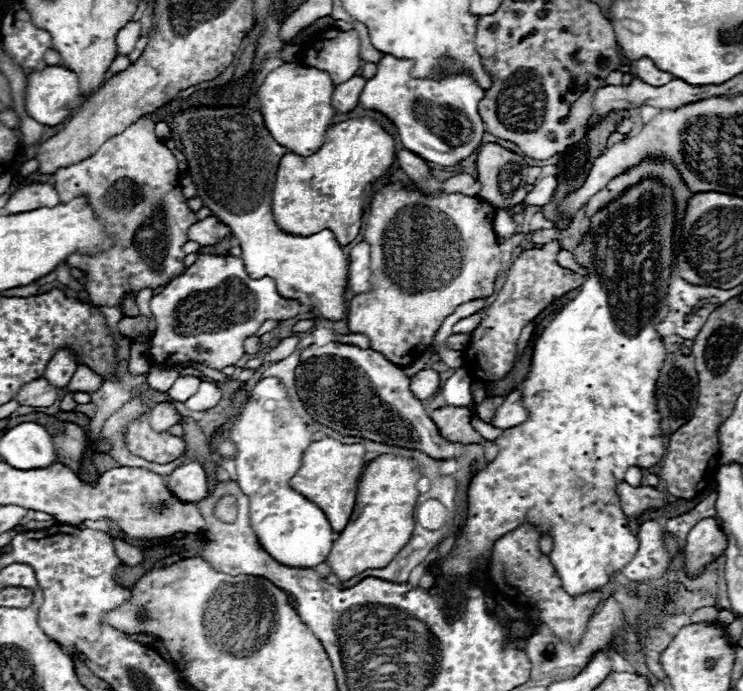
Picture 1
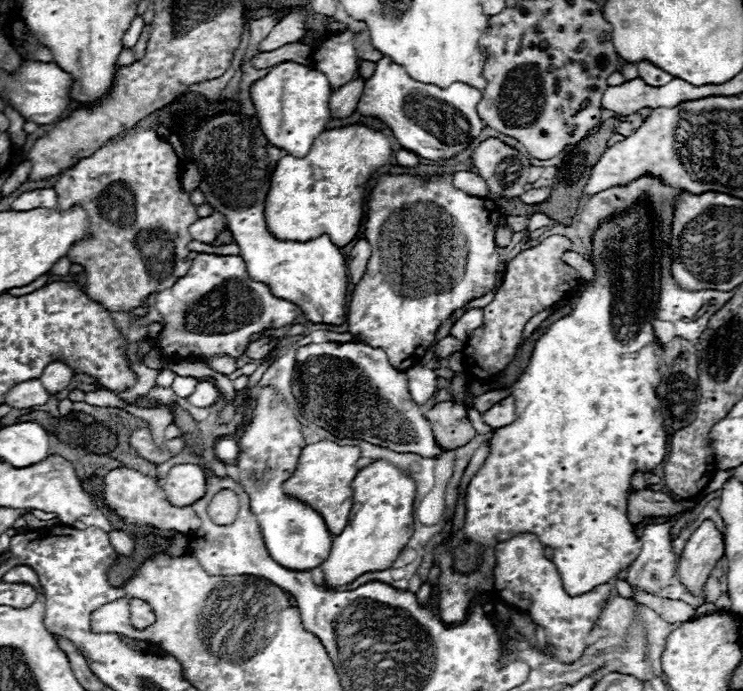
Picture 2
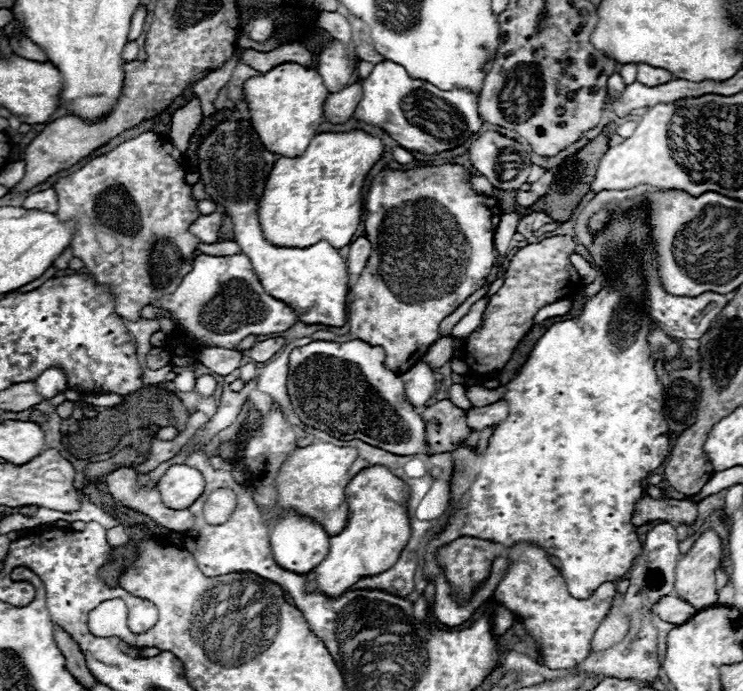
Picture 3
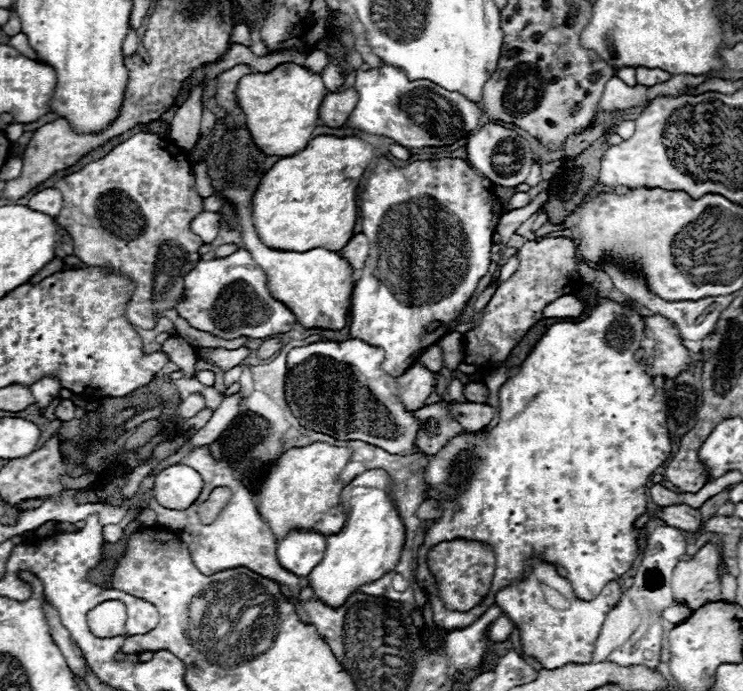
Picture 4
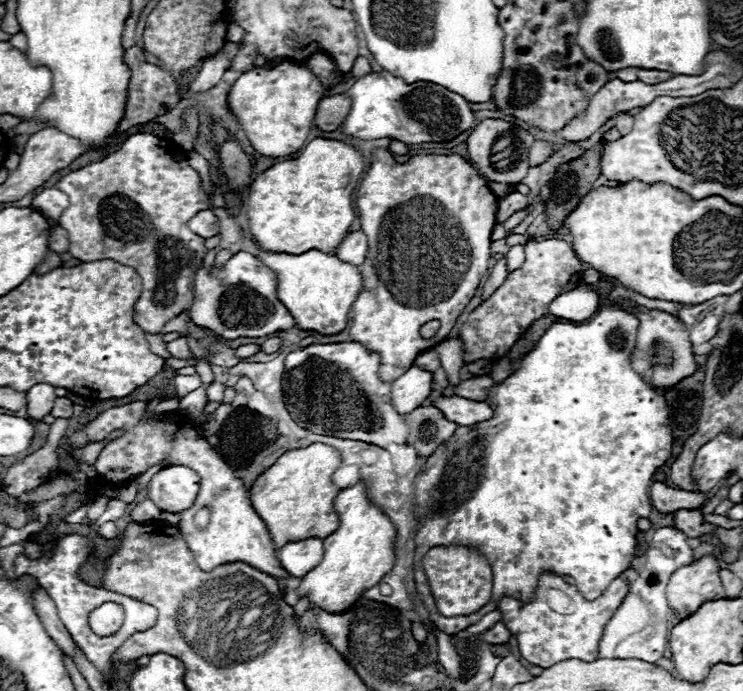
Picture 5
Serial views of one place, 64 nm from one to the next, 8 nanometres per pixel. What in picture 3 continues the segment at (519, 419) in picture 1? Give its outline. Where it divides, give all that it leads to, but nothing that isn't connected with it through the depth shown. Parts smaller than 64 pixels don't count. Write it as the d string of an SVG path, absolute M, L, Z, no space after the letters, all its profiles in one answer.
M502 400L490 404L490 406L482 406L482 408L472 406L470 410L466 410L466 422L472 432L482 430L492 424L500 424L506 416L508 416L508 408L506 408L506 402L502 402Z

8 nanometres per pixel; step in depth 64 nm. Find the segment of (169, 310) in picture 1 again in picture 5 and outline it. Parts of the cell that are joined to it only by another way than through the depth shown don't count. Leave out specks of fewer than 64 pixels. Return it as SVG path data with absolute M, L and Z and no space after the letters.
M248 252L234 254L222 270L206 270L202 266L194 284L194 304L188 310L190 318L198 326L212 330L226 340L236 340L240 336L264 338L278 330L290 330L296 326L288 308L276 296L276 274Z

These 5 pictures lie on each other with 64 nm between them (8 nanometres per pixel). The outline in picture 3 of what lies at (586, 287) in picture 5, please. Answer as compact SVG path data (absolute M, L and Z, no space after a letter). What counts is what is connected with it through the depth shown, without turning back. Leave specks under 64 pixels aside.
M560 298L560 300L556 300L556 302L552 302L552 304L544 306L544 308L538 312L538 316L534 316L534 324L540 324L540 322L542 322L542 320L546 320L546 318L564 316L564 314L568 314L570 310L572 310L572 300Z

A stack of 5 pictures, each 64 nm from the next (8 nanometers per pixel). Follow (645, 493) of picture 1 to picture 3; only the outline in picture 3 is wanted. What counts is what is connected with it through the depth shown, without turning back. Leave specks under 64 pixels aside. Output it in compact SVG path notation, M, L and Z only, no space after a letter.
M644 496L636 504L636 512L632 516L634 526L642 526L650 520L666 520L666 522L678 522L678 524L694 524L698 518L698 510L694 502L688 500L654 500L650 496Z

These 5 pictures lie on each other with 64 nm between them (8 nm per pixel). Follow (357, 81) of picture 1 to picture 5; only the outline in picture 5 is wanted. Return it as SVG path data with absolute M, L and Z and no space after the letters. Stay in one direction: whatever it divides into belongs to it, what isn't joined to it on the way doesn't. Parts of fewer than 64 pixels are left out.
M346 94L328 96L318 102L312 124L324 132L334 132L340 128L348 112L350 112L350 98Z

